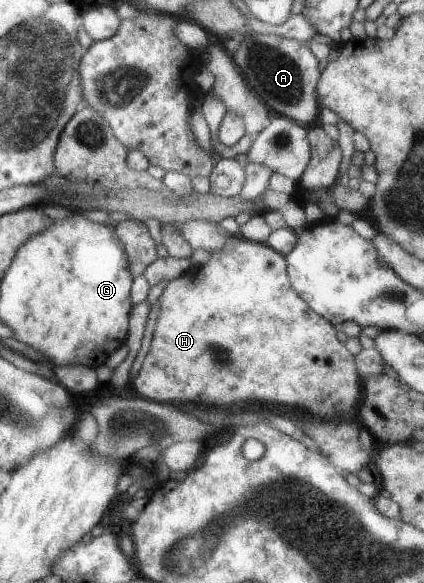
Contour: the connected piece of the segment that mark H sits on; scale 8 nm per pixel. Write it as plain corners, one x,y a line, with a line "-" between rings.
240,235
234,237
229,247
217,253
209,253
209,259
199,267
192,267
179,278
169,280
163,287
163,291
158,298
159,316
156,321
156,329
153,330
151,346
142,368
139,369
137,377
133,379
132,385
139,397
155,401
156,403
179,405
205,405
205,407
215,408
235,408
235,403
247,403
247,401
257,401
257,403
268,403
270,405
284,405
293,409
301,409
312,417
323,419
323,421
339,421
339,419
352,420
356,414
356,408
360,403
362,380
357,373
354,357
344,347
337,335
337,329
325,321
306,305
303,299
291,288
286,273
286,261
277,251
271,249
266,244
244,239

